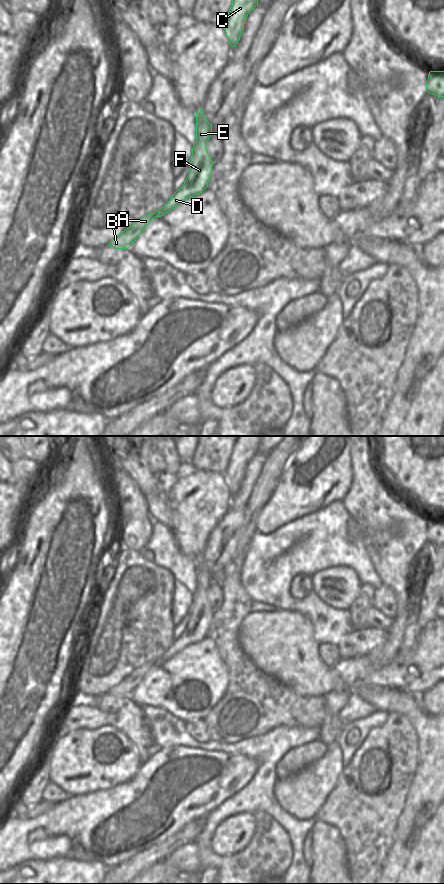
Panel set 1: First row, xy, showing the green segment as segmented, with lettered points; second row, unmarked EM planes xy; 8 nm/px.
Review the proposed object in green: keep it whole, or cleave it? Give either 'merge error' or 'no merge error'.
no merge error

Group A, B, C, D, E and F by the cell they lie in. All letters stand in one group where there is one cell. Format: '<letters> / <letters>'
A B C D E F

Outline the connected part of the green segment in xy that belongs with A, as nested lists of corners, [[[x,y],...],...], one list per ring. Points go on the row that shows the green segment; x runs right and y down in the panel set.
[[[201,108],[200,112],[196,113],[196,142],[193,145],[192,156],[188,162],[190,172],[184,184],[161,209],[132,223],[110,241],[109,247],[128,249],[155,217],[165,215],[189,197],[199,195],[208,187],[214,162],[206,150],[206,144],[212,134],[212,125],[206,120]]]

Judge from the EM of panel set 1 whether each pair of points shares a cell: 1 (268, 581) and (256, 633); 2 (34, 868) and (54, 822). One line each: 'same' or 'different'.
1: different
2: different

